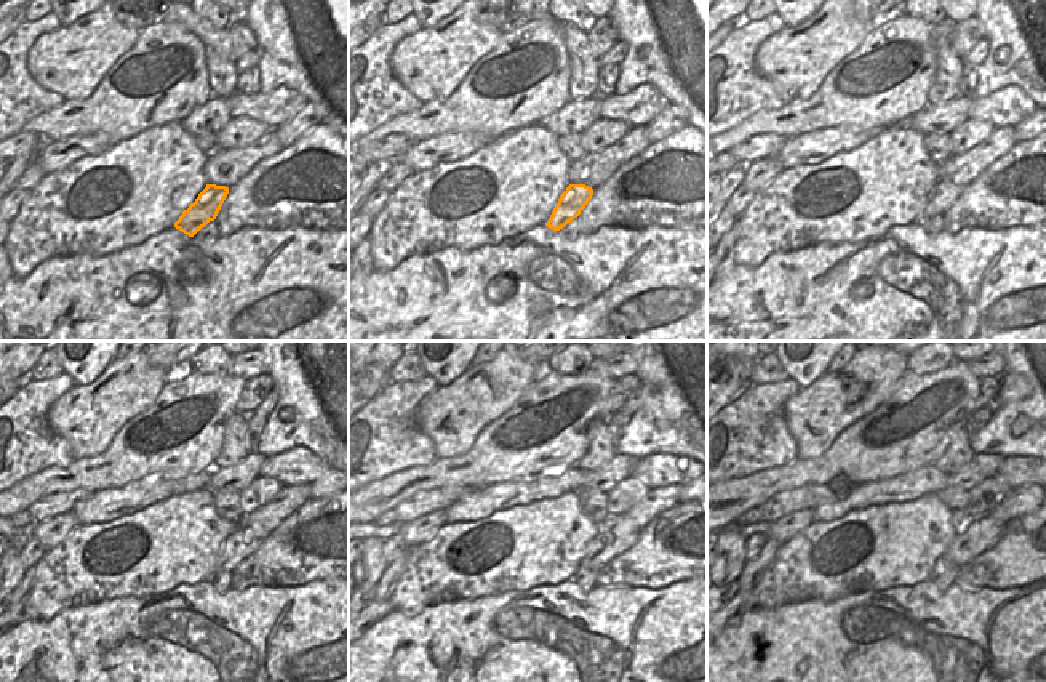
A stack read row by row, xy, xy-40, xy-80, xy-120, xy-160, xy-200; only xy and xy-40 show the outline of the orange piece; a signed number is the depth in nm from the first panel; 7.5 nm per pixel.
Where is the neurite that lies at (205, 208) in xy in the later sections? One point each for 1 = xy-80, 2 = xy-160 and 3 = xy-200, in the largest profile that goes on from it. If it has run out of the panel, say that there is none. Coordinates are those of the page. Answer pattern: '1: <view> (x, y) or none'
1: xy-80 (946, 192)
2: xy-160 (606, 545)
3: xy-200 (966, 546)

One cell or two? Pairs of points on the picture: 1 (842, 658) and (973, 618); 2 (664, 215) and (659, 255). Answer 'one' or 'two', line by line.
1: one
2: two

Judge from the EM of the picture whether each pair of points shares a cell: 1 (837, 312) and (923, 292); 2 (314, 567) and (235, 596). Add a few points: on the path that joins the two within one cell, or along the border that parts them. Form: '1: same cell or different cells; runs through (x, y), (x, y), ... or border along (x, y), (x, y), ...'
1: same cell; runs through (858, 312), (902, 312)
2: different cells; border along (303, 585), (250, 588)

